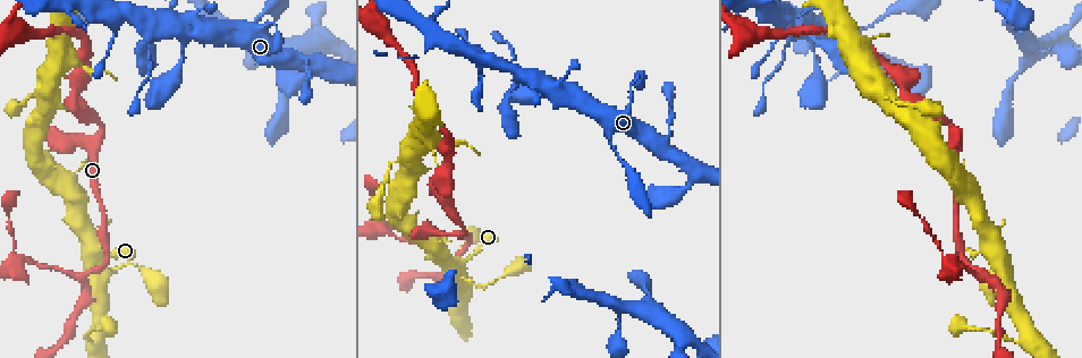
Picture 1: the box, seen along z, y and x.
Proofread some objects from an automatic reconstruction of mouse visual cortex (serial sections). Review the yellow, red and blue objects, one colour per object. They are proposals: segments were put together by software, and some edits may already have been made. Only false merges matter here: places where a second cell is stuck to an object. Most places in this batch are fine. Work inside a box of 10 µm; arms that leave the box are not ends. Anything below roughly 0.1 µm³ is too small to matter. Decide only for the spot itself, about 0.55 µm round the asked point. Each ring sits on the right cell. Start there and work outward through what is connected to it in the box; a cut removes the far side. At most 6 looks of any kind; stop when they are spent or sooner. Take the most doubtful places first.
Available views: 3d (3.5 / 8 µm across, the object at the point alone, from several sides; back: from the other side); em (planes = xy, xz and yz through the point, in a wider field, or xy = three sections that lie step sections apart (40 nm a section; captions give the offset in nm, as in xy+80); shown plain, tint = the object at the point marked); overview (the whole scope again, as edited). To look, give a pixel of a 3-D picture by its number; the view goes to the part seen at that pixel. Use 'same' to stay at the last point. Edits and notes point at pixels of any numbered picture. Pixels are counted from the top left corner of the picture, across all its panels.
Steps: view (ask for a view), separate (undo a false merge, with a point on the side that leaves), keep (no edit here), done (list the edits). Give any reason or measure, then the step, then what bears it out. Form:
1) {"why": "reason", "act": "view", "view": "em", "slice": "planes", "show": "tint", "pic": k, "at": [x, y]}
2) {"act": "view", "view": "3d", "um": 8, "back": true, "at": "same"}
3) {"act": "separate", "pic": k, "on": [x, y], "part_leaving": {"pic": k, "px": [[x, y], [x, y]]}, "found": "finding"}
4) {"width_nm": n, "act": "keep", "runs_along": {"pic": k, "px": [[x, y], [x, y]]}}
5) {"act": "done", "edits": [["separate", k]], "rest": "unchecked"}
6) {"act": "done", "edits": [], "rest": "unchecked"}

{"why": "three-way junction", "act": "view", "view": "3d", "um": 3.5, "pic": 1, "at": [84, 275]}

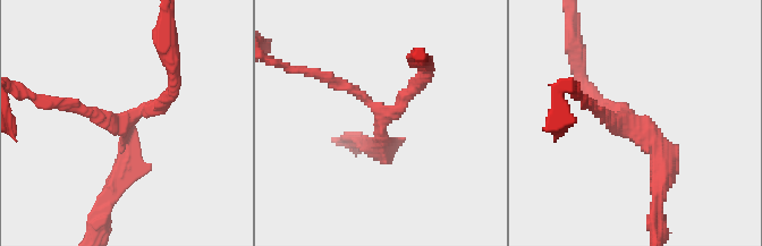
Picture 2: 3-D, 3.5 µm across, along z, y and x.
{"arms": 3, "arm_widths_nm": [150, 200, 250], "act": "view", "view": "em", "slice": "xy", "step": 3, "show": "tint", "pic": 2, "at": [127, 117]}

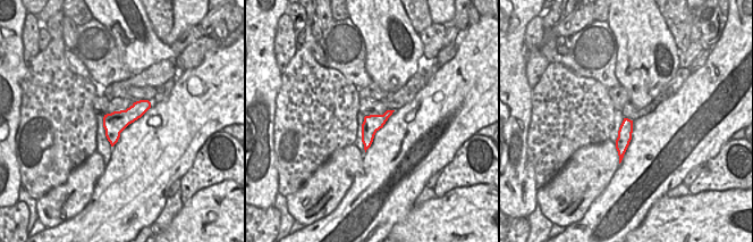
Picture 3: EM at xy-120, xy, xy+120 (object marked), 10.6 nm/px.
{"act": "keep", "runs_along": {"pic": 2, "px": [[171, 84], [129, 118], [70, 101]]}, "found": "one cell here"}

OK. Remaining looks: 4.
{"why": "sharp bend", "act": "view", "view": "3d", "um": 3.5, "pic": 1, "at": [102, 128]}

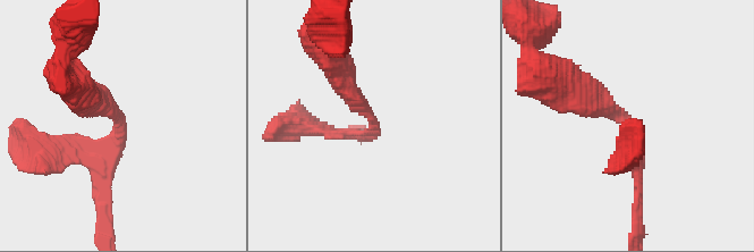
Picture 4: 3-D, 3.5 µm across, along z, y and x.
{"arm_widths_nm": [150, 350], "act": "view", "view": "em", "slice": "planes", "show": "tint", "pic": 4, "at": [119, 124]}

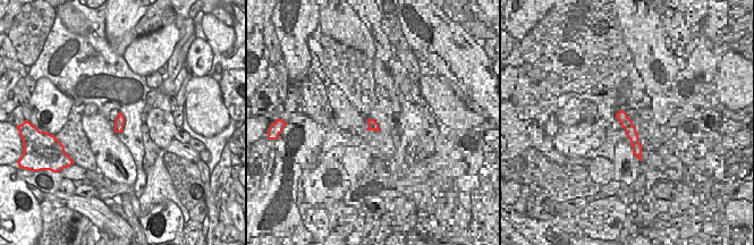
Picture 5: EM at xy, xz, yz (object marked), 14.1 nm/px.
{"act": "view", "view": "em", "slice": "xy", "step": 1, "show": "tint", "at": "same"}

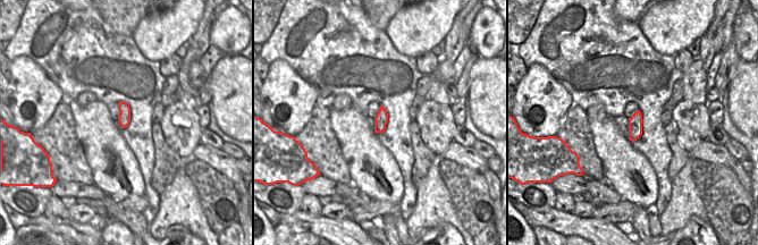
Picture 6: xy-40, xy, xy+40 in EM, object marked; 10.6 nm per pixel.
{"act": "keep", "runs_along": {"pic": 4, "px": [[637, 195], [629, 125], [572, 91]]}, "found": "continuous, no second cell"}

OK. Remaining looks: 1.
{"act": "done", "edits": [], "rest": "unchecked"}

